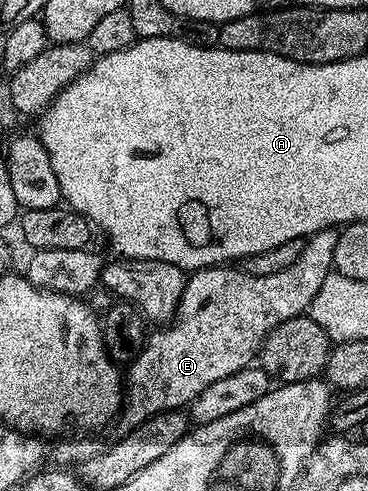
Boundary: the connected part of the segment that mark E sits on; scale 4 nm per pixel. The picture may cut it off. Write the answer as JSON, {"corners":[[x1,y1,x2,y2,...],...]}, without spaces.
{"corners":[[322,229,317,231,311,237,306,238,303,243,303,250,297,263,293,263,293,267,285,267,285,271,277,271,277,275,253,275,252,273,243,272,239,267,208,267,205,269,196,269,190,274,183,288,183,294,179,300,179,308,175,311,175,316,170,323,164,324,162,327,150,334,143,349,135,356,134,361,130,362,125,369,125,400,121,406,121,421,127,424,126,428,132,430,142,425,144,421,148,421,150,417,156,417,159,413,164,413,170,409,182,410,184,407,190,406,192,401,197,399,197,395,201,395,201,391,205,391,205,387,210,387,212,383,217,383,217,379,225,379,231,377,237,371,248,368,258,358,259,351,263,347,263,338,268,337,272,331,281,323,285,323,294,317,304,316,310,310,313,298,317,296,317,291,321,291,321,283,325,283,327,276,335,268,335,260,333,259,333,251,337,251,337,239,339,238,339,229]]}

